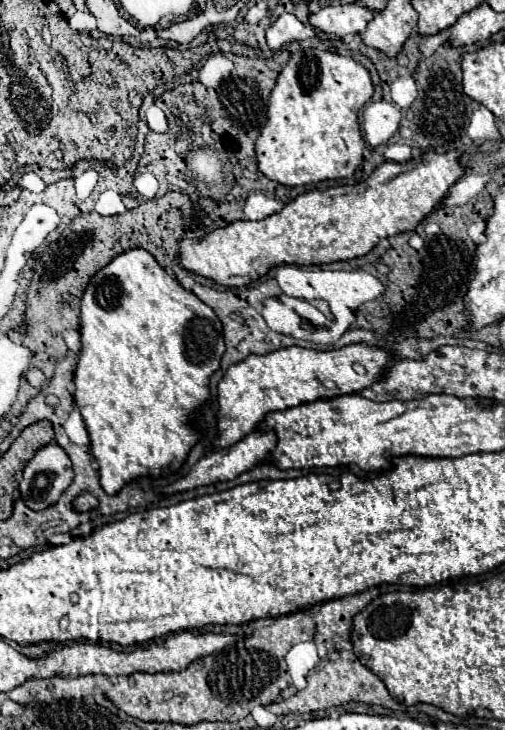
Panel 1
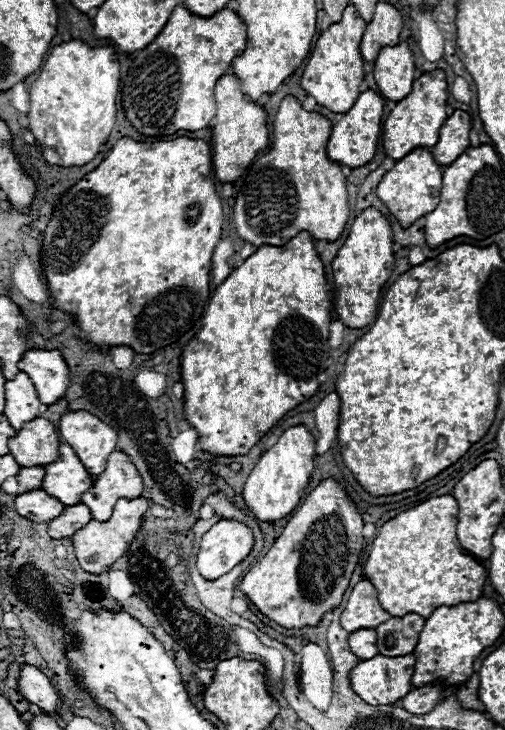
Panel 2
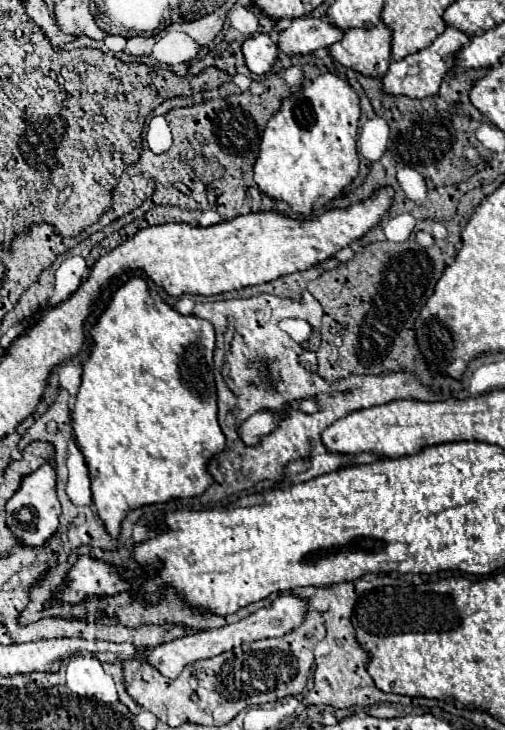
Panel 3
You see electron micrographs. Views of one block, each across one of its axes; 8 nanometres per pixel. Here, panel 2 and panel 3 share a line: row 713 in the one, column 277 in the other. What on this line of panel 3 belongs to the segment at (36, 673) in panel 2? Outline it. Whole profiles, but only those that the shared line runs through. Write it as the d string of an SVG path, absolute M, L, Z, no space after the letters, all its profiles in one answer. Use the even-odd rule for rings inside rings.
M256 34L256 36L250 36L242 44L242 52L244 52L246 66L254 74L262 76L276 62L276 58L278 58L278 44L270 38L270 34Z

